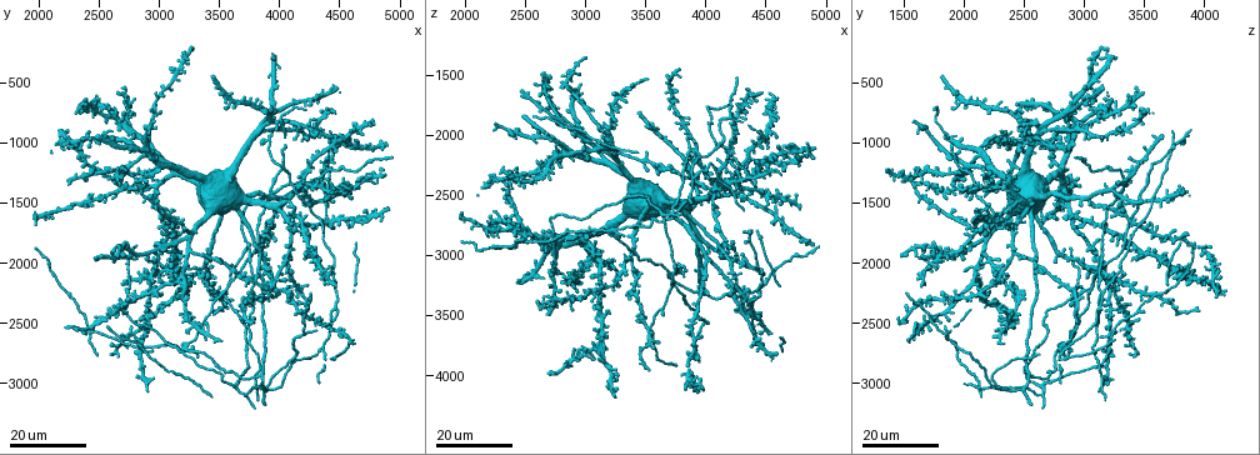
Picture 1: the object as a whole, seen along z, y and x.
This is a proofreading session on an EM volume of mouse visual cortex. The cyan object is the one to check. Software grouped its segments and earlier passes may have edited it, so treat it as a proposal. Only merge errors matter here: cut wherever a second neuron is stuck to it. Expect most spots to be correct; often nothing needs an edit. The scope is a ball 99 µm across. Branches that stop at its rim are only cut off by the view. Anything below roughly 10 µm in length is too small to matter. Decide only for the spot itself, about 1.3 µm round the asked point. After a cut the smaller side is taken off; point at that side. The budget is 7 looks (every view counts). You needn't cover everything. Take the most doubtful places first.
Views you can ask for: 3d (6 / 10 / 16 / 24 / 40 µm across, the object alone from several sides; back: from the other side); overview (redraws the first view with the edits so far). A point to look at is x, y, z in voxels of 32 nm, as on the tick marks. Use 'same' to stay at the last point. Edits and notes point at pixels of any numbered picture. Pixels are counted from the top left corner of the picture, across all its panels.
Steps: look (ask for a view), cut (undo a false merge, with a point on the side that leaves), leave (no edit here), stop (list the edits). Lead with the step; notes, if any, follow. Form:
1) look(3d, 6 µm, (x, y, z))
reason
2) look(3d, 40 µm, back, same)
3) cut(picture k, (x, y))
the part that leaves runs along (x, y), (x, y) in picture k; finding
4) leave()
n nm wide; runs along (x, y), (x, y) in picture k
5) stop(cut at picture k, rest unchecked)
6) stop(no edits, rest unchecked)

look(3d, 16 µm, (3840, 2920, 2560))
three-way junction

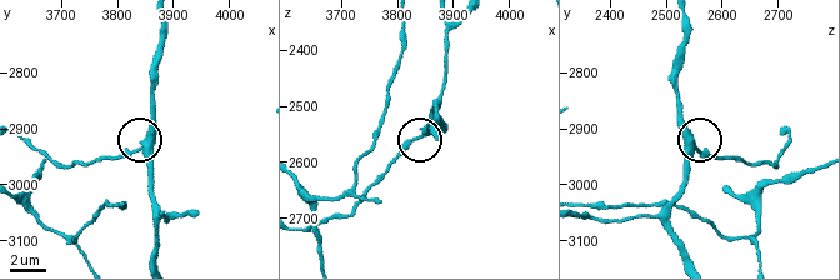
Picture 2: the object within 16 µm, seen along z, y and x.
look(3d, 6 µm, (3845, 2940, 2555))

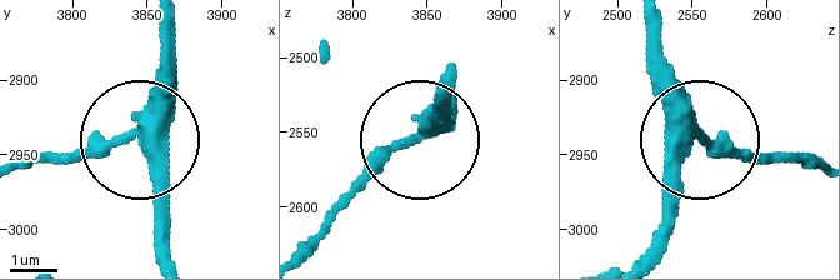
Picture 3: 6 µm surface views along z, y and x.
leave()
3 arms; runs along (650, 20), (650, 80), (690, 139), (663, 255) in picture 3; one neuron here

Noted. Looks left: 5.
look(3d, 16 µm, (3620, 3040, 2640))
arms part here

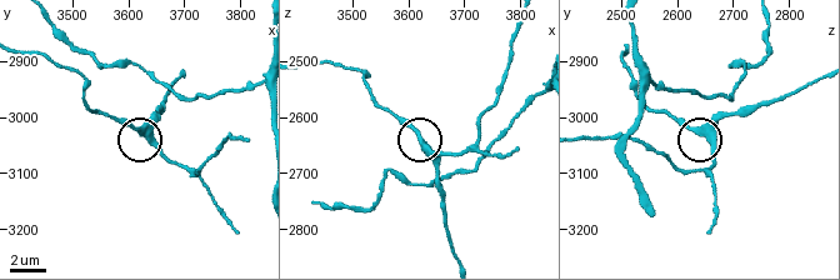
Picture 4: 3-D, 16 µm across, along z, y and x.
look(3d, 6 µm, (3630, 3030, 2650))

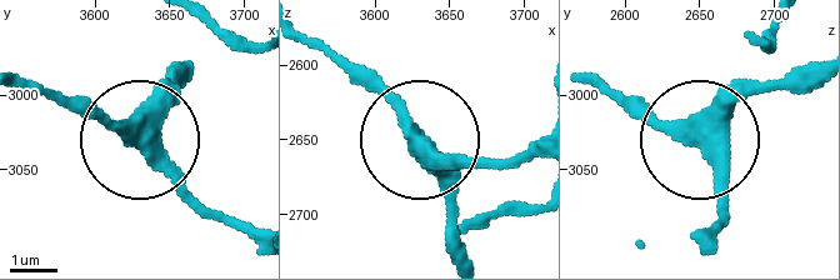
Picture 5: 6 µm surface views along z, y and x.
look(3d, 6 µm, back, (3632, 3030, 2654))

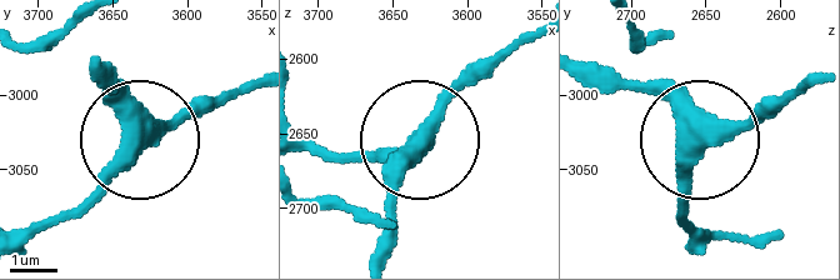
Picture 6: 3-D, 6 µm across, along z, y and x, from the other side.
leave()
390 nm wide; runs along (386, 253), (386, 181), (415, 138), (331, 158) in picture 6; one neuron here

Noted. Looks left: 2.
look(3d, 16 µm, (3540, 2280, 3600))

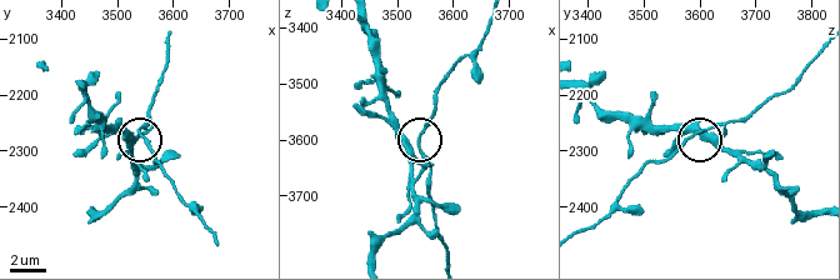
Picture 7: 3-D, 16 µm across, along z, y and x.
look(3d, 10 µm, (3535, 2265, 3605))

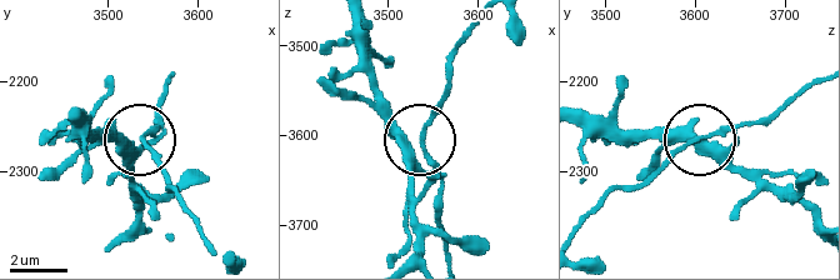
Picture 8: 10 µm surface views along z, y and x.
leave()
runs along (359, 23), (380, 108), (424, 144), (440, 214) in picture 8; continuous, no second neuron

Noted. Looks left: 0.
stop(no edits, rest unchecked)

